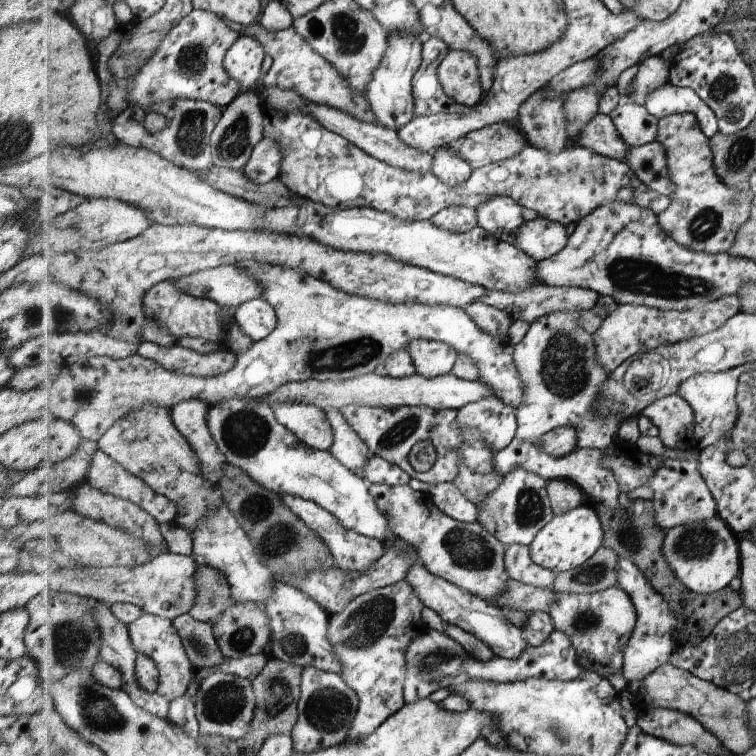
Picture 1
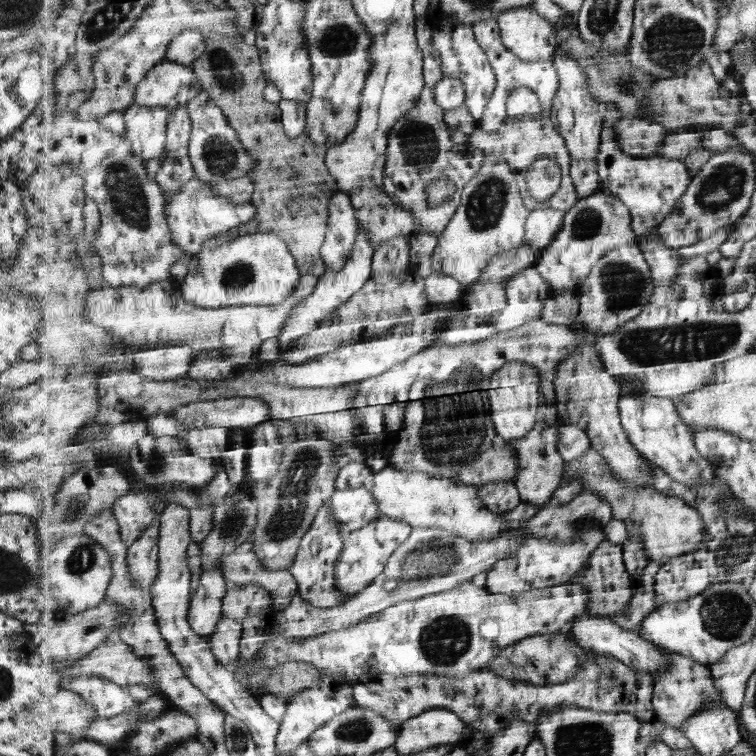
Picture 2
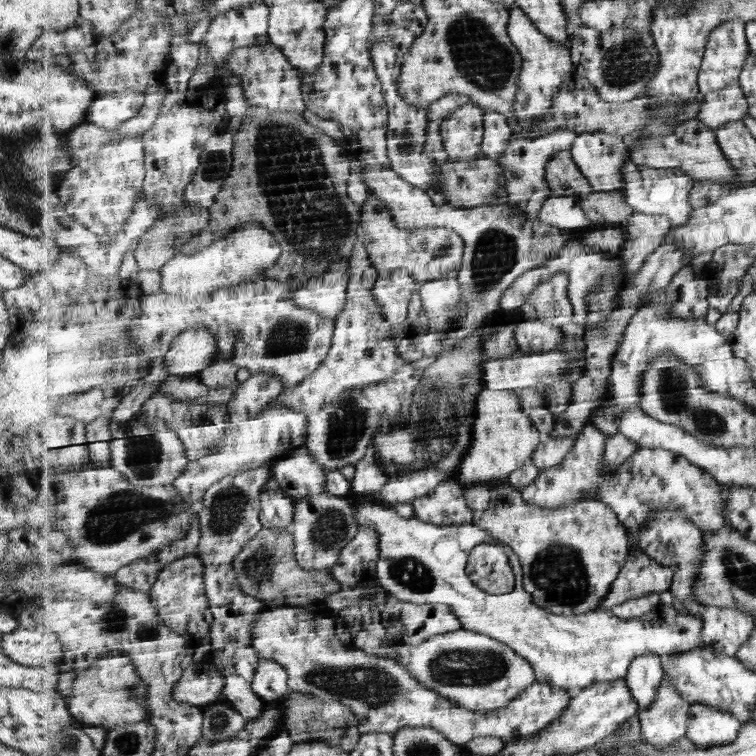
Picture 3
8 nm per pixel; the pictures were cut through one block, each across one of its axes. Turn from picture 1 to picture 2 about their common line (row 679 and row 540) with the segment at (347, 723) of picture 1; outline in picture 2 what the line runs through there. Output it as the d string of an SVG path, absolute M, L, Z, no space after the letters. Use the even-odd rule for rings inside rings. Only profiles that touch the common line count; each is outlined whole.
M326 501L319 510L313 526L302 539L295 563L290 566L290 571L298 581L298 592L305 601L318 607L334 607L347 601L347 594L337 588L337 559L341 556L344 546L344 536L341 536L339 520L333 516L331 506Z

